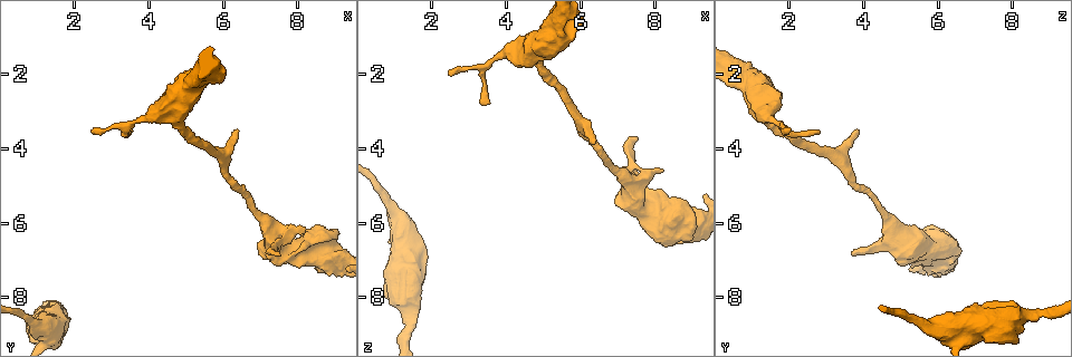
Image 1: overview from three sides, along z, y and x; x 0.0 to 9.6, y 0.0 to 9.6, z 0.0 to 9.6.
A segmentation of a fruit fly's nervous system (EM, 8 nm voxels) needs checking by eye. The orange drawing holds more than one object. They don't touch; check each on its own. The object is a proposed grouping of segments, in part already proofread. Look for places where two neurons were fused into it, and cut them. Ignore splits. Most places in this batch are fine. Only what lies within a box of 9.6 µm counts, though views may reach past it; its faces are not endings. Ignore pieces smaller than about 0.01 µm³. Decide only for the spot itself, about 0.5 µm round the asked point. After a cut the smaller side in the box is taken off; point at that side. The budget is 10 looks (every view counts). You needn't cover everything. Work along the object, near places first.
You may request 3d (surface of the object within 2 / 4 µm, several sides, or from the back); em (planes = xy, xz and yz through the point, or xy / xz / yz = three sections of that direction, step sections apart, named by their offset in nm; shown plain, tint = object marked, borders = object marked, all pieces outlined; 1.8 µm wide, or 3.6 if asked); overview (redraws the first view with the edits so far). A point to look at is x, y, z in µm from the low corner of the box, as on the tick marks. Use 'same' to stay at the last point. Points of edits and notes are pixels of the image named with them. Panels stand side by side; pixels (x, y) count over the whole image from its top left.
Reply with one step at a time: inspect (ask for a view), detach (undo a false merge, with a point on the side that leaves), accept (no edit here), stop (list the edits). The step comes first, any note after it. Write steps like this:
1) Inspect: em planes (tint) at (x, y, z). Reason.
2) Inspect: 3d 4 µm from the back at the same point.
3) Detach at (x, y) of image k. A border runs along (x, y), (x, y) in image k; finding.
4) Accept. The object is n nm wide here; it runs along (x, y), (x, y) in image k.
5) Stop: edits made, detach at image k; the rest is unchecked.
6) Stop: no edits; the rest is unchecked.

Inspect: 3d 4 µm at (9.15, 7.05, 6.15). Calibre changes.

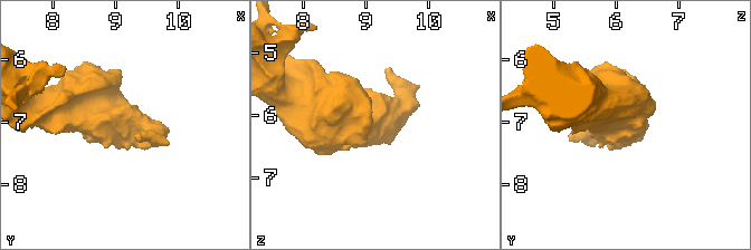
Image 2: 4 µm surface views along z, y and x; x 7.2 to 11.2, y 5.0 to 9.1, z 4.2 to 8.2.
Inspect: em 3.6 µm yz step 16 (tint) at (9.15, 7.10, 6.10). Shape alone is not enough.

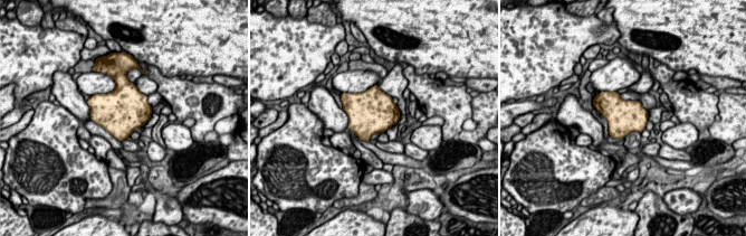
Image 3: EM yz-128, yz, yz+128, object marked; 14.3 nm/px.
Inspect: em 3.6 µm planes (borders) at the same point.

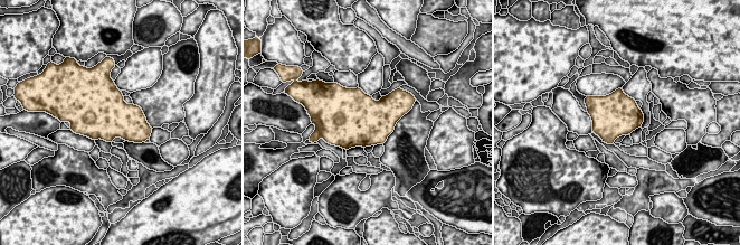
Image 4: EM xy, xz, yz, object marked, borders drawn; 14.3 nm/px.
Accept. The object is 600 nm wide here; all the same neuron.

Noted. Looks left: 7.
Inspect: em yz step 16 (borders) at (7.25, 6.30, 4.90). Looks like a crossing.

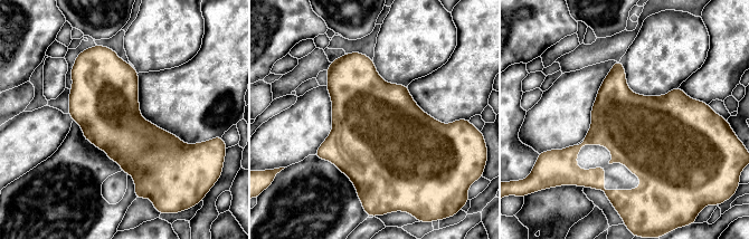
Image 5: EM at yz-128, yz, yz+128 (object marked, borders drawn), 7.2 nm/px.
Accept. The object is 420 nm wide here; all the same neuron.

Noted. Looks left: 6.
Inspect: 3d 2 µm at (3.40, 3.45, 1.80). Calibre changes.

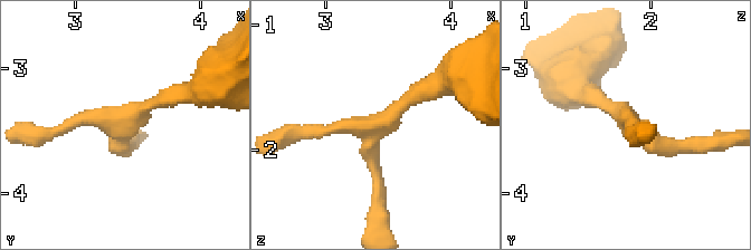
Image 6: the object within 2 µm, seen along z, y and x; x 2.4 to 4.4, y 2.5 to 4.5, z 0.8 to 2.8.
Inspect: em yz step 8 (borders) at (3.42, 3.44, 1.78).

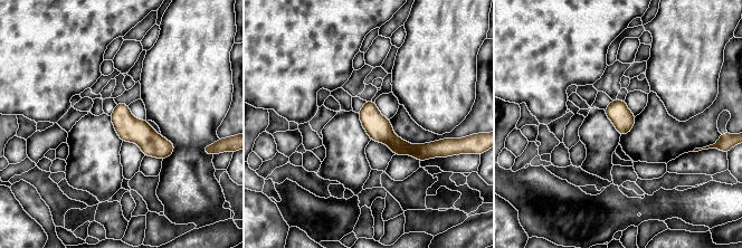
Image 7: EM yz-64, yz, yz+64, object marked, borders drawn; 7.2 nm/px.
Inspect: em planes (borders) at the same point. Another direction.

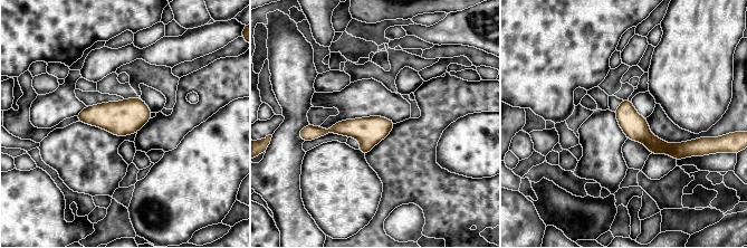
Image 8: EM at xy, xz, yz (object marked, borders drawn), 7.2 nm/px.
Accept. One neuron here.

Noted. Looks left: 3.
Inspect: 3d 4 µm at (5.25, 2.15, 0.70). Abrupt turn.

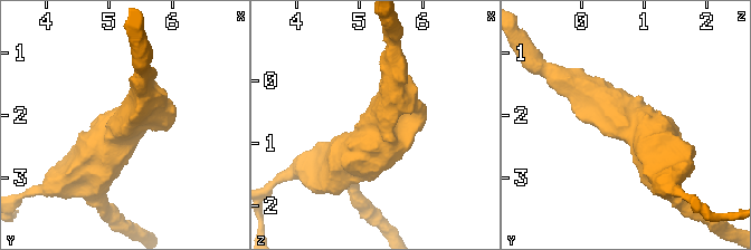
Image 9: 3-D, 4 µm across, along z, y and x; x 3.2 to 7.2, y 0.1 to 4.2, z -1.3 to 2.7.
Inspect: em xz step 4 (tint) at (5.30, 2.15, 0.70).

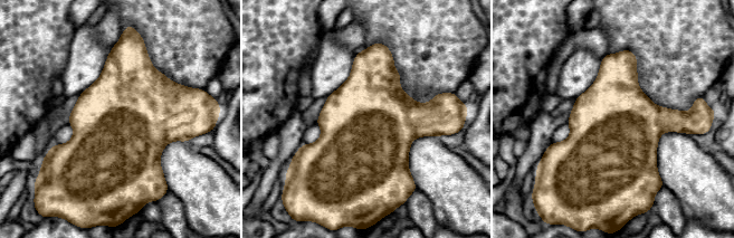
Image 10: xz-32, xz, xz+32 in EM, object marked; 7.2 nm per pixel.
Inspect: em planes (tint) at the same point.

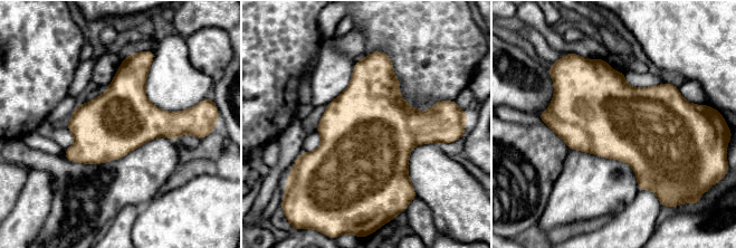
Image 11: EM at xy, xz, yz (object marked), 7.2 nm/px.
Accept. One neuron here.

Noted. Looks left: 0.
Stop: no edits; the rest is unchecked.

